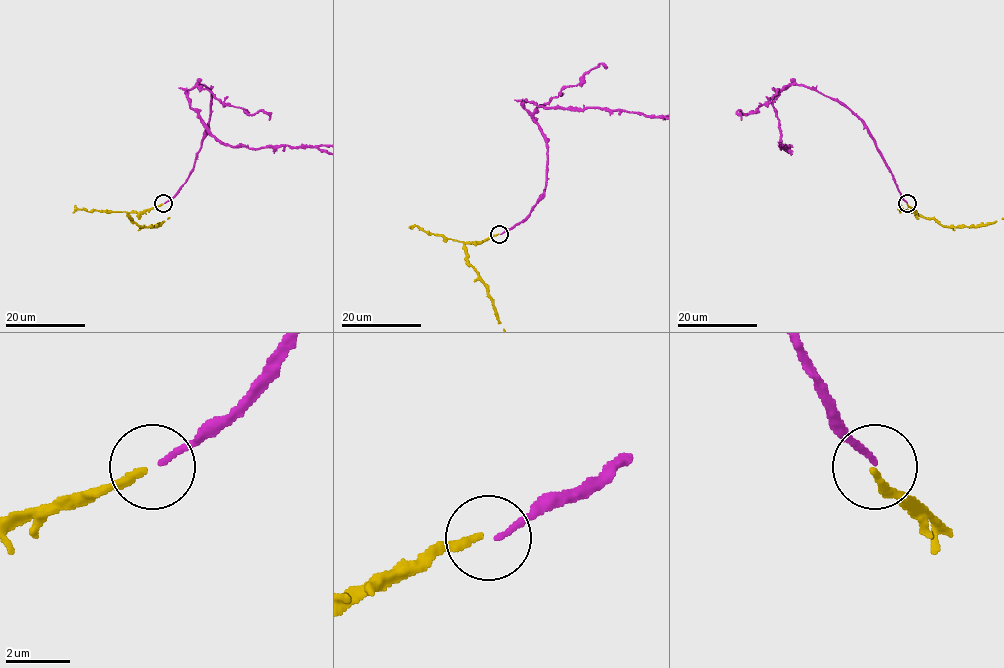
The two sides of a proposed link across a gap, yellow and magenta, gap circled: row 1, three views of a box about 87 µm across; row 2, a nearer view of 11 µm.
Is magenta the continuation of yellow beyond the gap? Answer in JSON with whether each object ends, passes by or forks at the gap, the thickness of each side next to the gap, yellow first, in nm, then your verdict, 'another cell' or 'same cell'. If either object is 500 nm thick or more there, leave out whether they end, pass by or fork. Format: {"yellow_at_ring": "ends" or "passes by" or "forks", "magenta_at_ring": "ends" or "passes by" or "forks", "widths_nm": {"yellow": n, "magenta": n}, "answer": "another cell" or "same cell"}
{"yellow_at_ring": "ends", "magenta_at_ring": "ends", "widths_nm": {"yellow": 220, "magenta": 180}, "answer": "same cell"}

